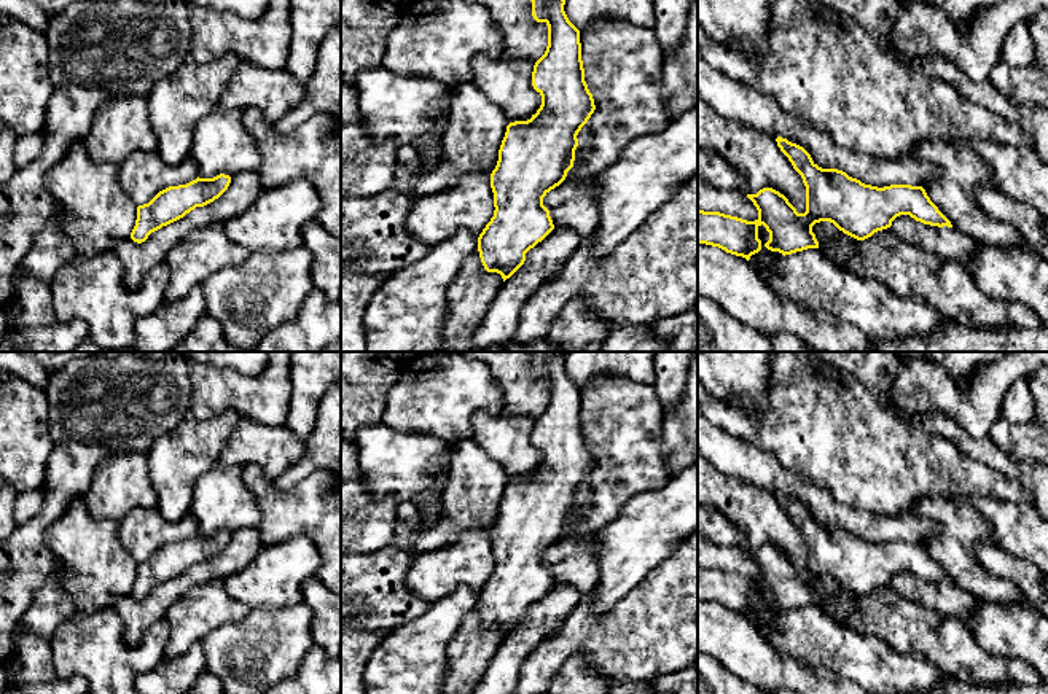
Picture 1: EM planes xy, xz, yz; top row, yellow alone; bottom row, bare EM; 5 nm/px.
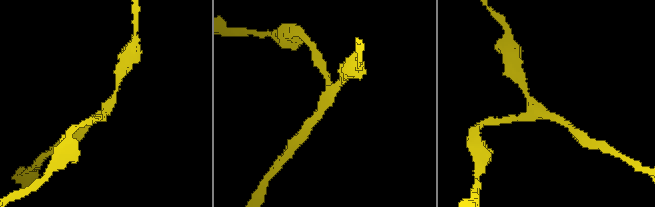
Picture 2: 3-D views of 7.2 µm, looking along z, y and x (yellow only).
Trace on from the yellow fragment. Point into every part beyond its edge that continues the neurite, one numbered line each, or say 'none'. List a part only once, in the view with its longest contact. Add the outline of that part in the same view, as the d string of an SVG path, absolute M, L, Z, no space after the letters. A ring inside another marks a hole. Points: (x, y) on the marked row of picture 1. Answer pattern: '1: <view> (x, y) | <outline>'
none

